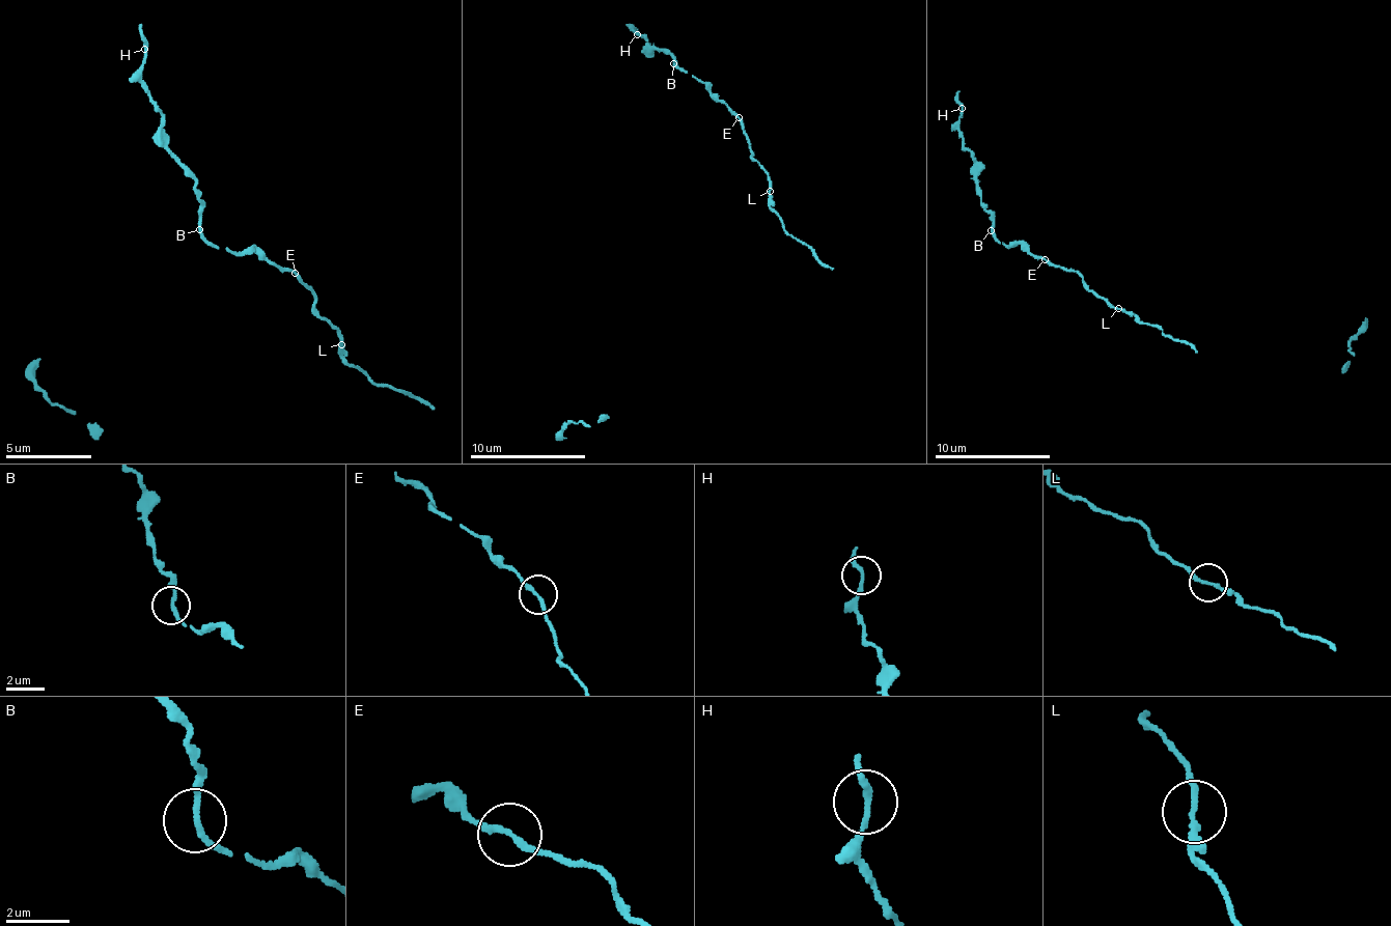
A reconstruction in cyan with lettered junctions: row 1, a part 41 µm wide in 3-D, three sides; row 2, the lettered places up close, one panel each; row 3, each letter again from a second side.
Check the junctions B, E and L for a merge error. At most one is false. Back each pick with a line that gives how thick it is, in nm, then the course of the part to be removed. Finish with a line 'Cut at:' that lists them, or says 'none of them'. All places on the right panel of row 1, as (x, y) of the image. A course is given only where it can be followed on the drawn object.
B: calibre 180 nm; course (991, 229), (993, 213), (981, 195), (973, 155), (958, 131), (958, 90)
Cut at: B

